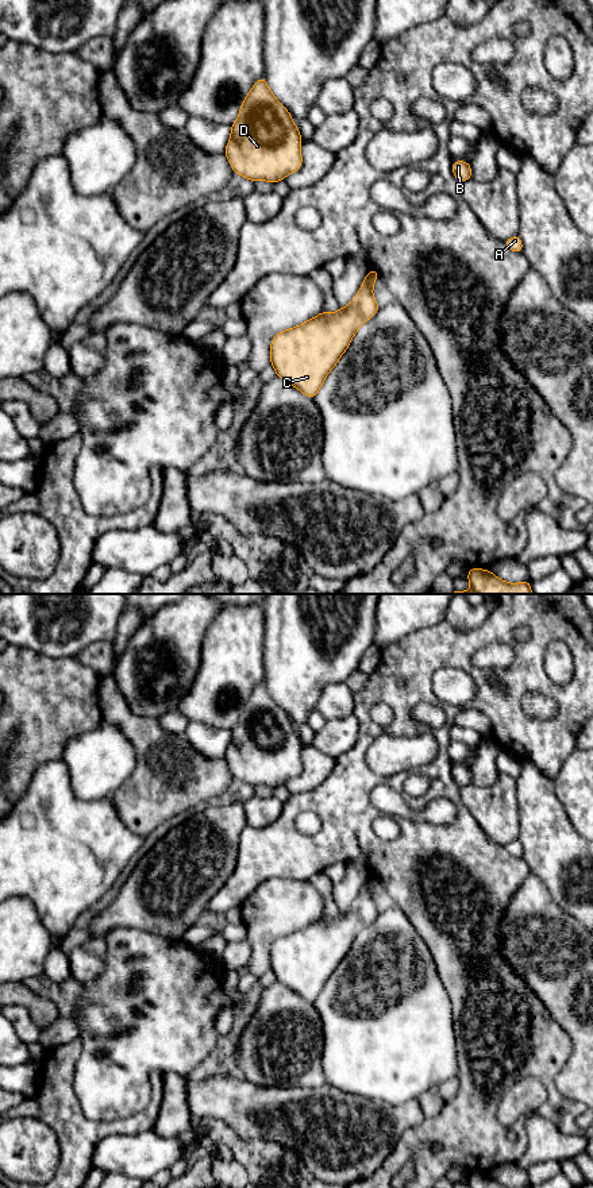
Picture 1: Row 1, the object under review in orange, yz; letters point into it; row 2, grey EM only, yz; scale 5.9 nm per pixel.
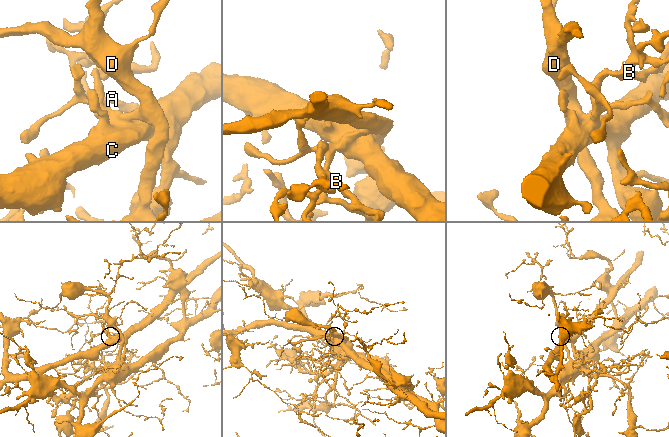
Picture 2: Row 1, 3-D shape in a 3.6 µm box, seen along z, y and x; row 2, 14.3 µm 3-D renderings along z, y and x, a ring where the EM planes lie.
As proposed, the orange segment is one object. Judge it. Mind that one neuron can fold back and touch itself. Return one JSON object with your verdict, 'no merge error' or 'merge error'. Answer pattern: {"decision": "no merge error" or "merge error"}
{"decision": "merge error"}

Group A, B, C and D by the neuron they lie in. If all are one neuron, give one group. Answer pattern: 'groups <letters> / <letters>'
groups A B C / D

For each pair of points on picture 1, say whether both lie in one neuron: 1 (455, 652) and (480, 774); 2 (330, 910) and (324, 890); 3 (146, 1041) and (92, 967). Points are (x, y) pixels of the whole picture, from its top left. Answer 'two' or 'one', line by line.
1: two
2: one
3: two

